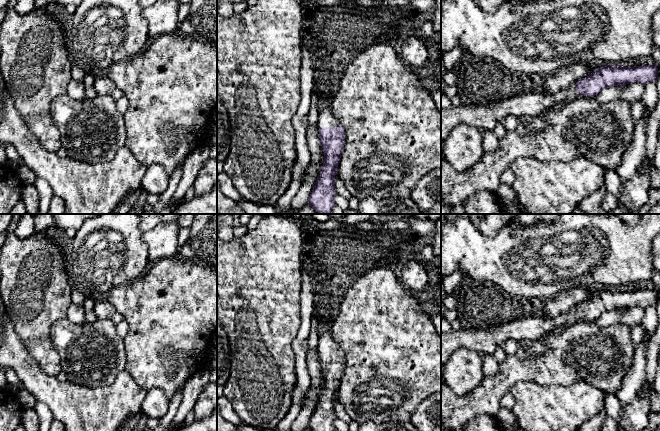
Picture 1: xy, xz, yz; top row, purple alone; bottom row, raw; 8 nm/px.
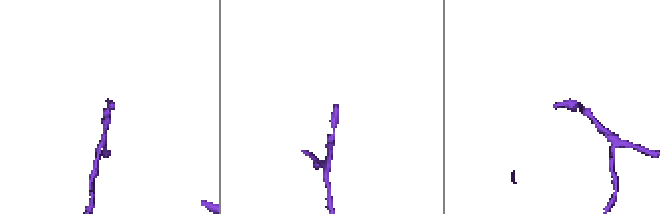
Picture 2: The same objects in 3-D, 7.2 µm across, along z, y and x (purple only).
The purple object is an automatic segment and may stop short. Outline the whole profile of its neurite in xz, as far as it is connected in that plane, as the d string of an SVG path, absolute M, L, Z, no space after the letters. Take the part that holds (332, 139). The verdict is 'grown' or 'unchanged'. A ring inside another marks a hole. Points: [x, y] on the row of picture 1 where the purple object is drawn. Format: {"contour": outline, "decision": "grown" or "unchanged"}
{"contour": "M323 88L318 101L319 139L324 155L324 163L310 194L308 204L318 214L331 214L335 206L335 175L345 144L345 131L334 117L331 108L333 91Z", "decision": "grown"}

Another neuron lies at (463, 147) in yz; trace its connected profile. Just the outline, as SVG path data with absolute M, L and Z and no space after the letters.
M465 123L458 124L441 145L445 160L459 172L473 167L485 153L483 138L486 133L486 130Z

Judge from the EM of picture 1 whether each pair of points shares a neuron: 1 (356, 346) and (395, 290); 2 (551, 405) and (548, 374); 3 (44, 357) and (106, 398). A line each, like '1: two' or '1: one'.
1: one
2: two
3: two

